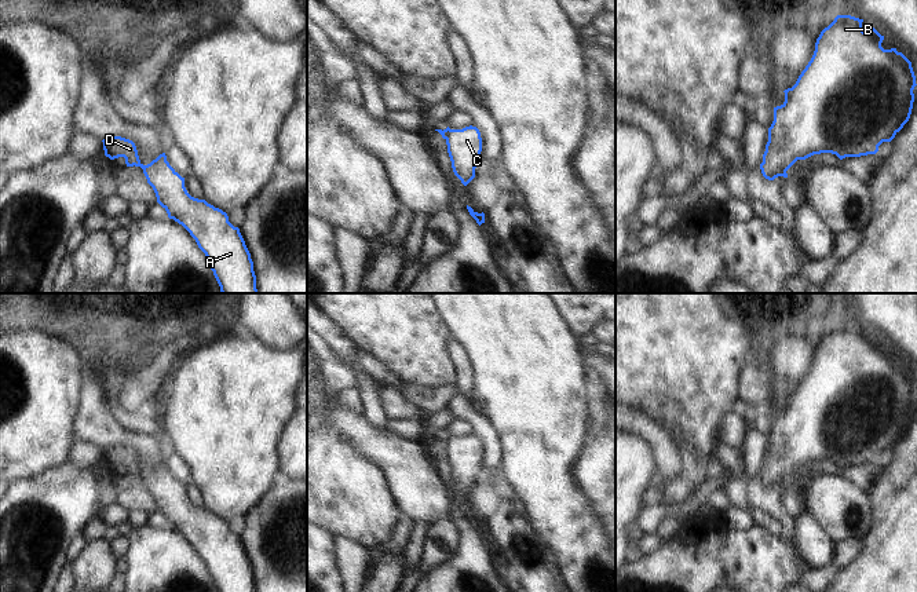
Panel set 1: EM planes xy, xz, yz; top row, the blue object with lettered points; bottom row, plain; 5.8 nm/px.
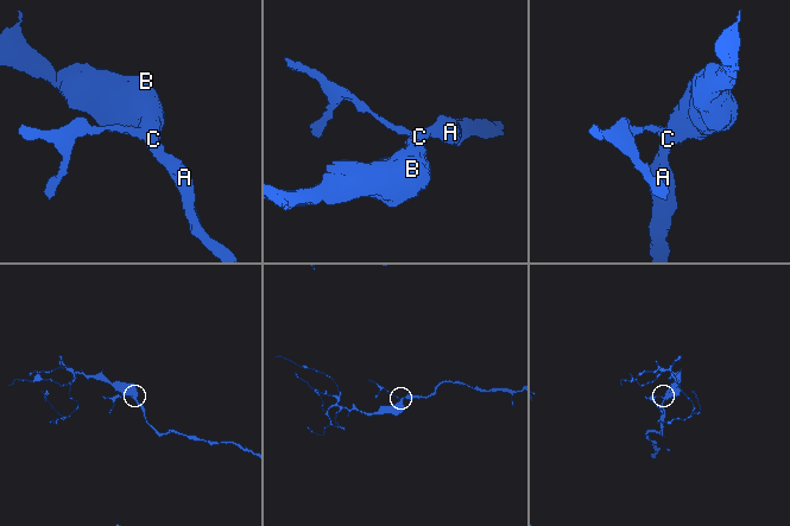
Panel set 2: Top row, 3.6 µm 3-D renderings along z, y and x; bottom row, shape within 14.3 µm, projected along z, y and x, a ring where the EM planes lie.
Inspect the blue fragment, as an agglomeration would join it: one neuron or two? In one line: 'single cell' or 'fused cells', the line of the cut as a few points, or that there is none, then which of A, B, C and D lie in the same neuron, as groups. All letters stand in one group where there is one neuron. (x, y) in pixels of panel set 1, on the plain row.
fused cells; cut in xz along (449, 437), (445, 446); A B C / D

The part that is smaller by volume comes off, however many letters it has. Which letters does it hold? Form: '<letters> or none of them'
D

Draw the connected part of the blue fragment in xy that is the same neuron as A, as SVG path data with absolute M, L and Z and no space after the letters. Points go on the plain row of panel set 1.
M165 461L140 476L168 526L182 533L205 562L218 592L256 592L251 562L227 522L191 505Z

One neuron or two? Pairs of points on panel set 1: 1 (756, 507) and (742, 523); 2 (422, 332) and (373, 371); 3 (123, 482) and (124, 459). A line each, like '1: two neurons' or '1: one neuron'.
1: two neurons
2: two neurons
3: two neurons

